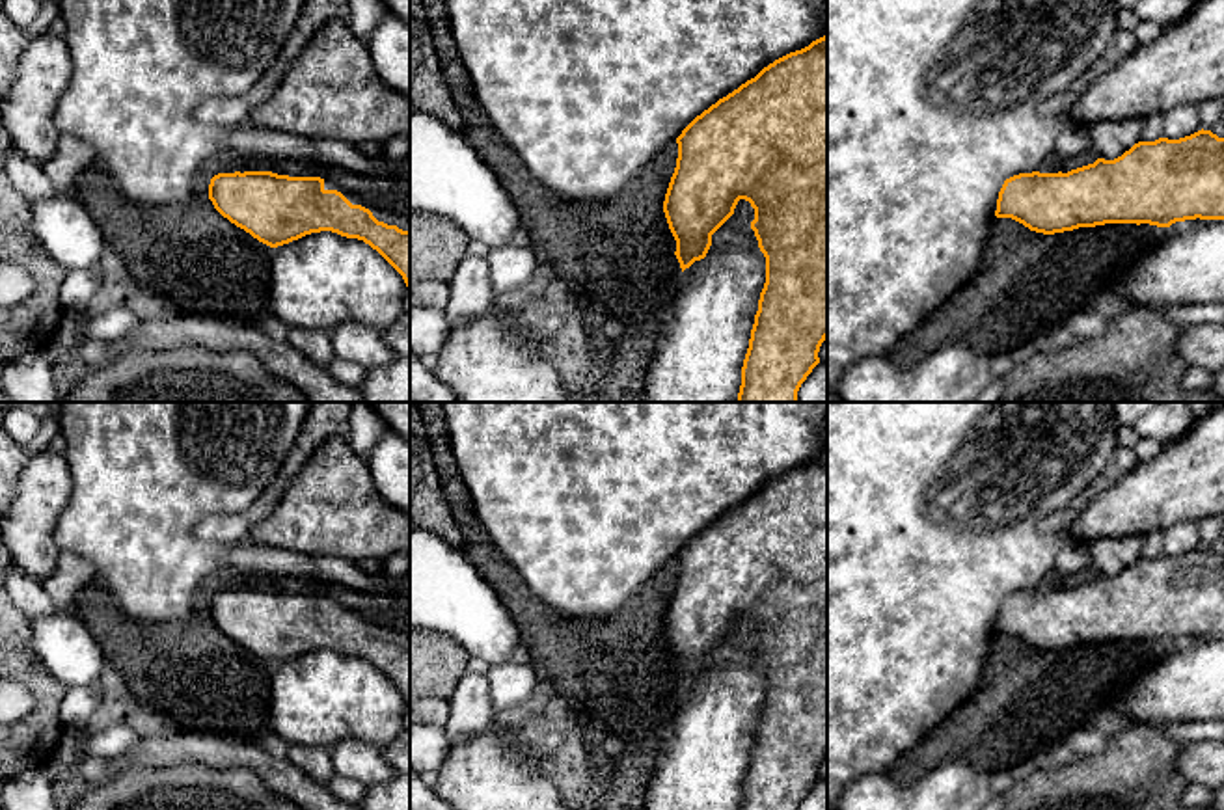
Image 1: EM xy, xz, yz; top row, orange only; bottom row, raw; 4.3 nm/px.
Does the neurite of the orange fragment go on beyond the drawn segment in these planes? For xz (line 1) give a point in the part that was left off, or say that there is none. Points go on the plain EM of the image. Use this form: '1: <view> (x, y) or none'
1: none

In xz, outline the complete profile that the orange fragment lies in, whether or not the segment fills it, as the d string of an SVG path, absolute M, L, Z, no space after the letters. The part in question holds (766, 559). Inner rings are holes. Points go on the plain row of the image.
M827 451L809 464L790 469L768 484L764 484L755 495L741 501L738 506L719 516L700 533L697 533L676 555L678 575L676 585L671 594L663 629L669 641L669 646L676 657L676 676L682 689L689 685L695 678L706 674L712 663L712 652L734 631L734 626L740 616L745 616L755 626L755 637L751 646L758 657L758 665L766 674L766 700L760 709L758 728L755 732L755 741L751 747L749 765L741 784L741 803L740 810L797 810L801 801L820 780L818 769L822 760L827 756Z

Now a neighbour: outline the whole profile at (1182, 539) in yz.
M1183 521L1164 531L1163 555L1179 557L1198 547L1202 547L1202 542L1196 521Z

